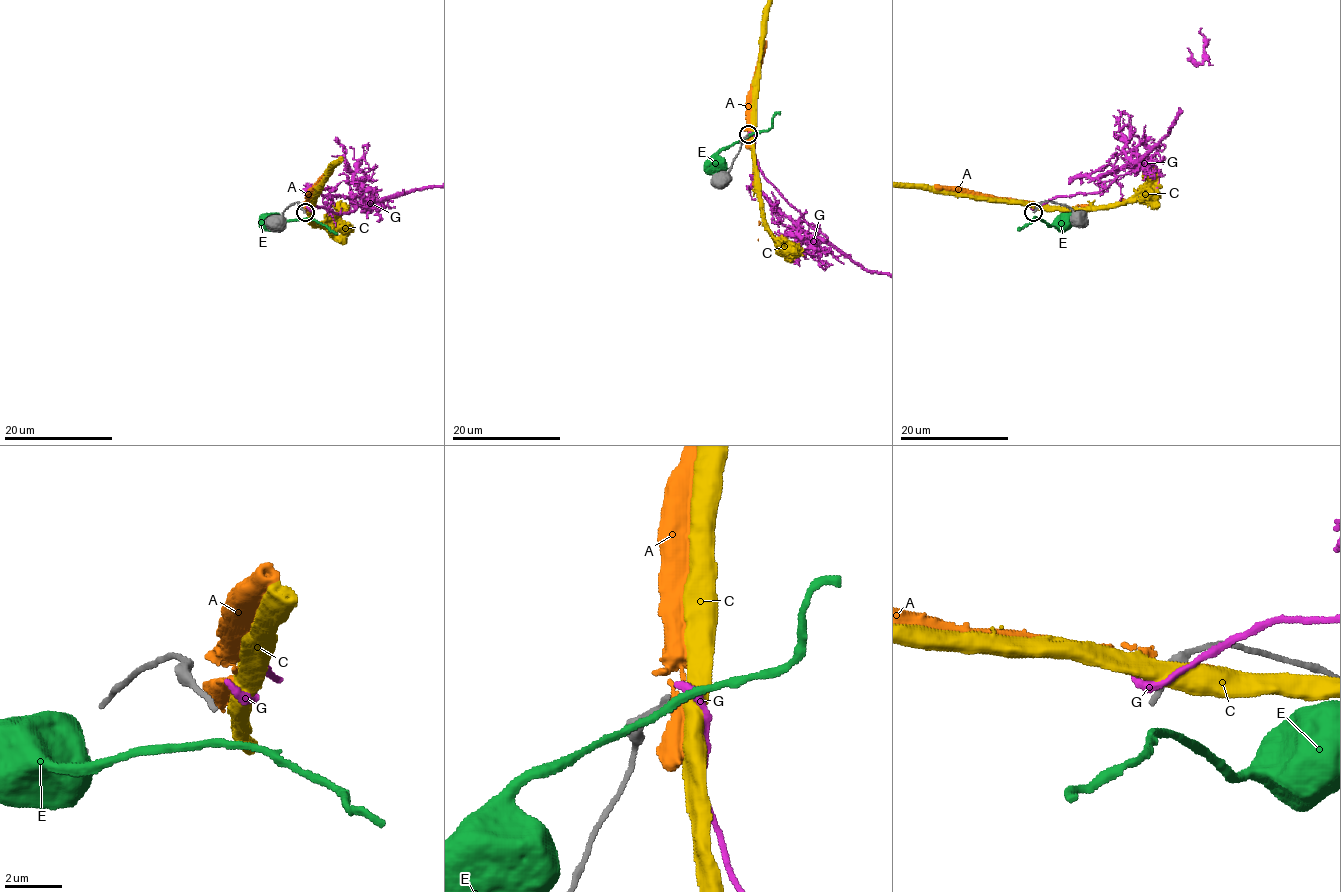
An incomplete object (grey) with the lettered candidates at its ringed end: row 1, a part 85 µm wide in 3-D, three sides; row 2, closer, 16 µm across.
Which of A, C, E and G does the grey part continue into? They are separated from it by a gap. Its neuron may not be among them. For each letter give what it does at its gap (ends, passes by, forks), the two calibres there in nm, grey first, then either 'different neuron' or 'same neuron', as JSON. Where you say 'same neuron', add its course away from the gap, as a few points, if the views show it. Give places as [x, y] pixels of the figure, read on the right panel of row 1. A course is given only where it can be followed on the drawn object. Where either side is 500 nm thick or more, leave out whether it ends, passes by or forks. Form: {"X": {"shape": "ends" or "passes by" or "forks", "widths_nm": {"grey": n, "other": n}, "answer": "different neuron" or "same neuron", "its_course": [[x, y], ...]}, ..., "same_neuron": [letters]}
{"A": {"shape": "passes by", "widths_nm": {"grey": 190, "other": 280}, "answer": "different neuron"}, "C": {"widths_nm": {"grey": 190, "other": 550}, "answer": "different neuron"}, "E": {"shape": "passes by", "widths_nm": {"grey": 190, "other": 260}, "answer": "different neuron"}, "G": {"shape": "ends", "widths_nm": {"grey": 190, "other": 360}, "answer": "different neuron"}, "same_neuron": []}

